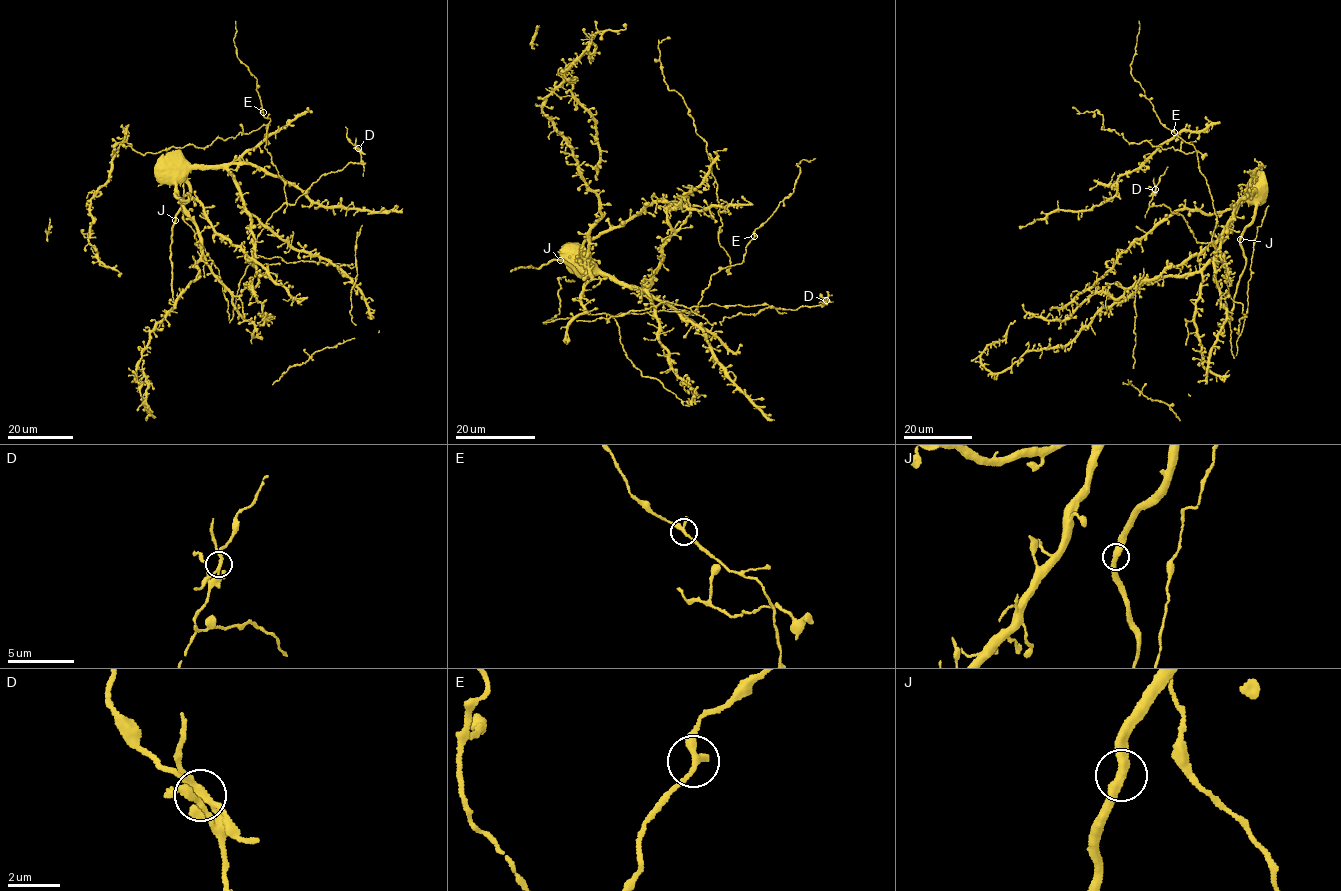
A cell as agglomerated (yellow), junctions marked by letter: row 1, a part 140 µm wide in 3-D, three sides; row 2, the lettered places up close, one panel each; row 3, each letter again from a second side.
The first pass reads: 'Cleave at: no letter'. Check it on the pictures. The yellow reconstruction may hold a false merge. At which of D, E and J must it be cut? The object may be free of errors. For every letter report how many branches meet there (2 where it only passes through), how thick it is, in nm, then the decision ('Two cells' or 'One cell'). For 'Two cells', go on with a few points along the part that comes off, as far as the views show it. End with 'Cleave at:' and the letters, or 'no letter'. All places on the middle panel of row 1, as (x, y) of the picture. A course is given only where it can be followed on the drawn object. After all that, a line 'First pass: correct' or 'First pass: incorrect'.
D: Branches: 2. Thickness 260 nm. Two cells
E: Branches: 2. Thickness 280 nm. One cell
J: Branches: 2. Thickness 400 nm. One cell
Cleave at: D
First pass: incorrect

